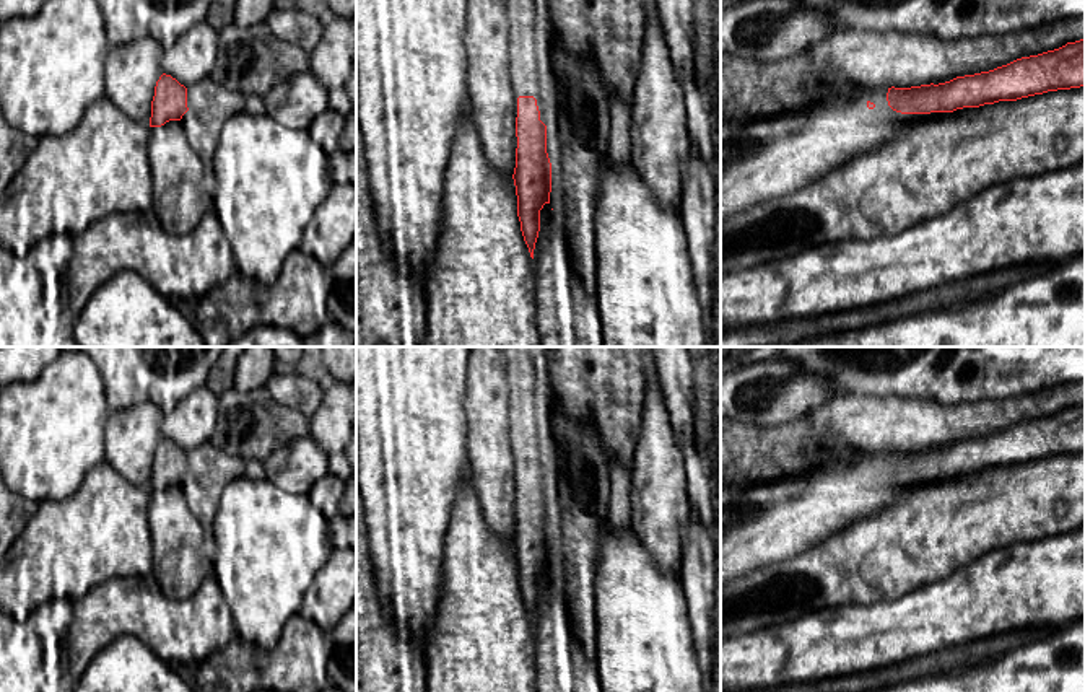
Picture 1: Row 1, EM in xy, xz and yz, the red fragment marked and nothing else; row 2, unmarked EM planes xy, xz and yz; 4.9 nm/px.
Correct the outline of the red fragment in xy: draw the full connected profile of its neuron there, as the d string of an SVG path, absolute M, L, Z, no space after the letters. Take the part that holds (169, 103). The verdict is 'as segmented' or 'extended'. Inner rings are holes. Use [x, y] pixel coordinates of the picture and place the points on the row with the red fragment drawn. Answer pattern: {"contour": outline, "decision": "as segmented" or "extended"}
{"contour": "M163 73L155 86L150 127L161 127L169 120L181 120L187 111L187 88L171 75Z", "decision": "as segmented"}

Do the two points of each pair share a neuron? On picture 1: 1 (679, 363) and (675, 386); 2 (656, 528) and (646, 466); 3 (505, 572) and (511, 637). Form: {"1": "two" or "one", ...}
{"1": "one", "2": "one", "3": "one"}

